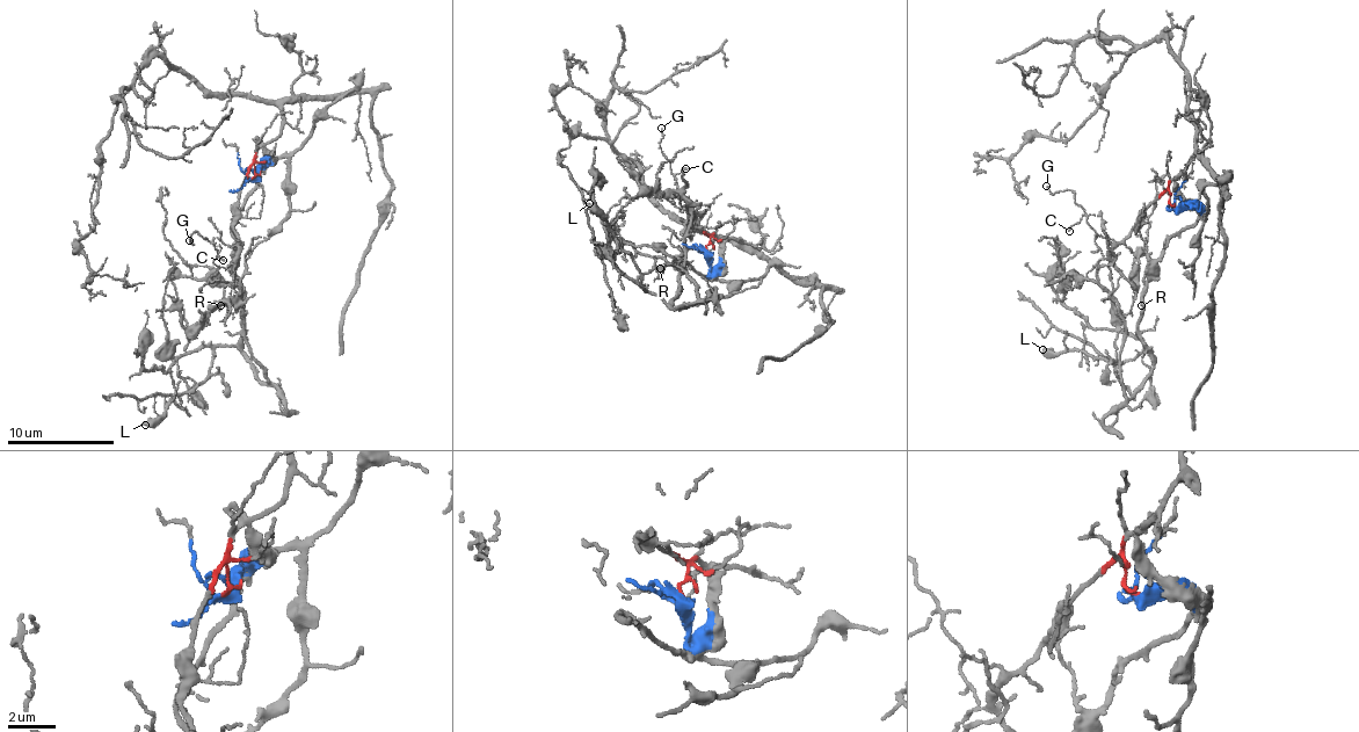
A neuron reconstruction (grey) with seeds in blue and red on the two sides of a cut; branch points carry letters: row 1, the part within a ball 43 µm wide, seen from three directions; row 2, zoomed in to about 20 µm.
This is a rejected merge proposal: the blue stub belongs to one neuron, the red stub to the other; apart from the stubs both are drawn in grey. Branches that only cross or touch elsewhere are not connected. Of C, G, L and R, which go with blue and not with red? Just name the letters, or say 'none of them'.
L, R

